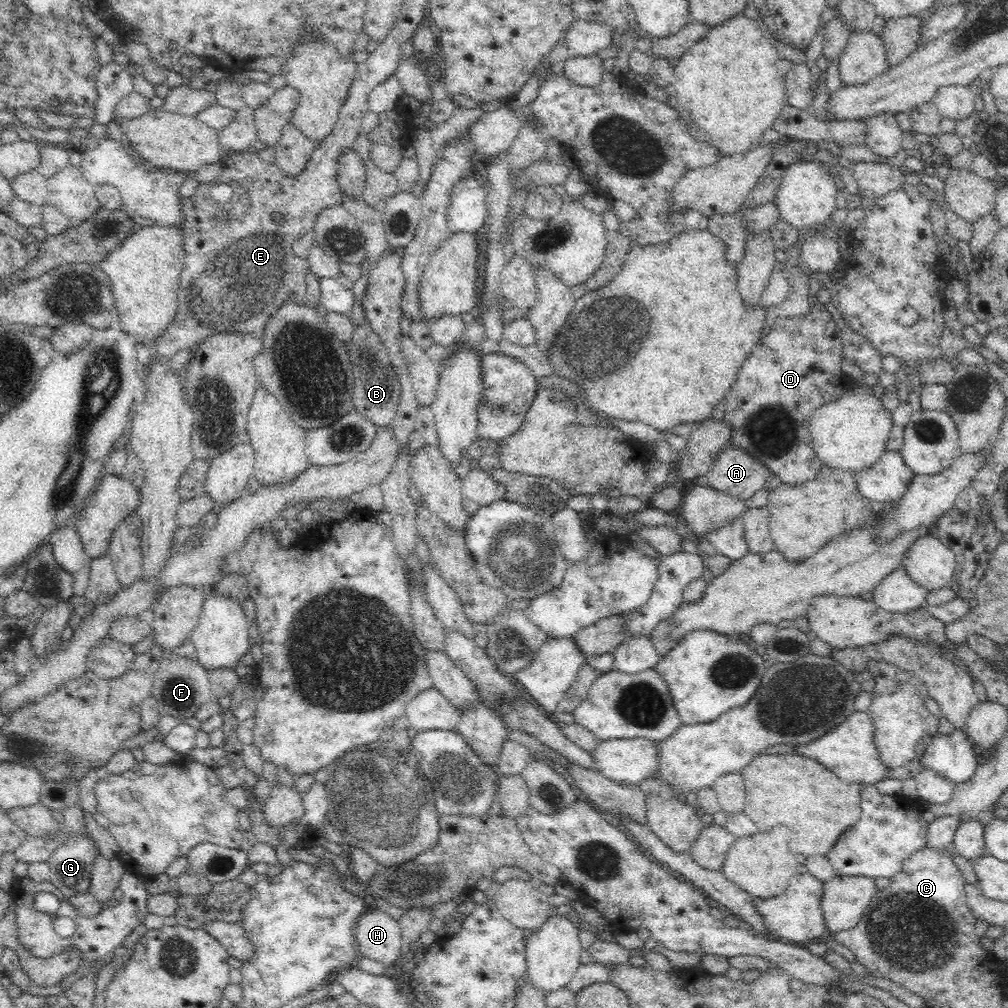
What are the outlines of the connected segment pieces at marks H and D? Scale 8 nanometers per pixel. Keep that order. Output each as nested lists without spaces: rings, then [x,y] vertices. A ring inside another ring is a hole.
[[[368,906],[354,928],[357,954],[388,966],[402,956],[399,921],[374,906]]]
[[[811,304],[811,311],[803,317],[778,317],[775,321],[774,326],[771,328],[770,333],[764,338],[761,338],[754,347],[751,355],[746,357],[746,360],[742,363],[740,372],[737,374],[736,382],[729,388],[727,394],[725,395],[726,404],[724,409],[723,420],[732,432],[730,432],[730,443],[734,447],[738,447],[753,460],[764,464],[765,468],[768,468],[770,474],[780,479],[781,483],[787,484],[788,486],[800,486],[801,484],[808,483],[812,480],[815,480],[819,475],[820,470],[824,467],[821,464],[821,461],[816,457],[814,449],[811,445],[811,432],[809,431],[809,419],[812,416],[812,413],[820,408],[823,404],[828,404],[838,400],[848,389],[854,387],[851,376],[847,375],[842,371],[842,339],[838,335],[839,326],[836,325],[836,320],[834,317],[827,312],[826,308],[822,306],[814,306]]]

